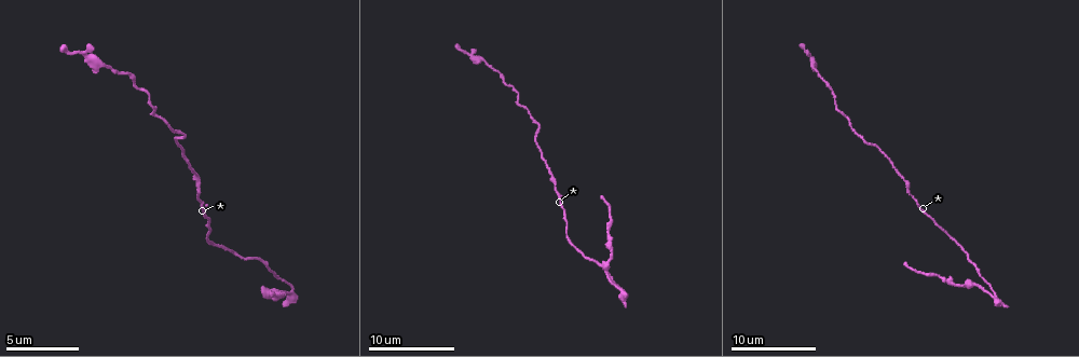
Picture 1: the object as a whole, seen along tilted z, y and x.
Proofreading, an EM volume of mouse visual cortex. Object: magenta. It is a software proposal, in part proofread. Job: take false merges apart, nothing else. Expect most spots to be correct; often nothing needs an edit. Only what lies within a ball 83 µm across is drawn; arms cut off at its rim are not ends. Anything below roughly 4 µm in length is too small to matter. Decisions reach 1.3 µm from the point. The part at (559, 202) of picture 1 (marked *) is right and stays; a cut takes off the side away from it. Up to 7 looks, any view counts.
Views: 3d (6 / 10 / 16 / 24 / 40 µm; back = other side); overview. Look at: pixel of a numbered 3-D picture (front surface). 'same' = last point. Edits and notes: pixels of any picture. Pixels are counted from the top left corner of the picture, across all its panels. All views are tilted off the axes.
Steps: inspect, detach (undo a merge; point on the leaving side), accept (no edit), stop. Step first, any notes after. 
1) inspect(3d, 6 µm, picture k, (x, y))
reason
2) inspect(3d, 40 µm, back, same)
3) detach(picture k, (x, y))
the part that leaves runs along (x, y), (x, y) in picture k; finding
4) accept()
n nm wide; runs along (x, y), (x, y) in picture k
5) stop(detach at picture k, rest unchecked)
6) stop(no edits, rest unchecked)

inspect(3d, 10 µm, picture 1, (192, 173))
calibre changes

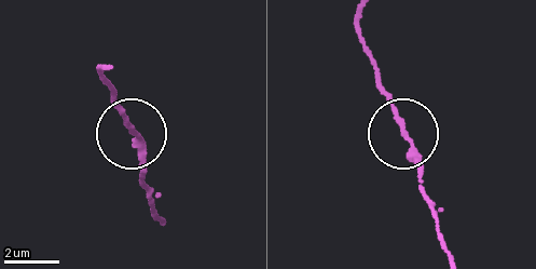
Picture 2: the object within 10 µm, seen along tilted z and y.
accept()
runs along (435, 227), (422, 159), (368, 57) in picture 2; one cell here

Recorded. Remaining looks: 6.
inspect(3d, 6 µm, picture 1, (608, 227))
thick turns thin

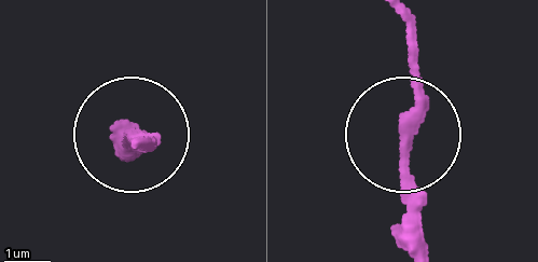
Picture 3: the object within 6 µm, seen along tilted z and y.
accept()
runs along (413, 248), (418, 25) in picture 3; one cell here

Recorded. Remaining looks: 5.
inspect(3d, 10 µm, picture 1, (473, 58))
thin arm on a thick one

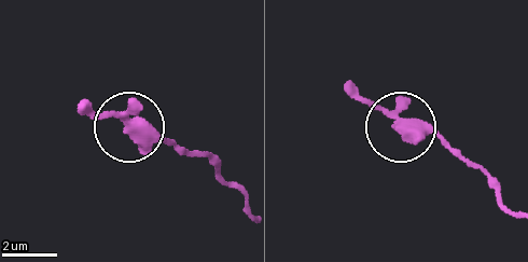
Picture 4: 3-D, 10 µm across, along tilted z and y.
inspect(3d, 10 µm, back, picture 4, (402, 123))
other side

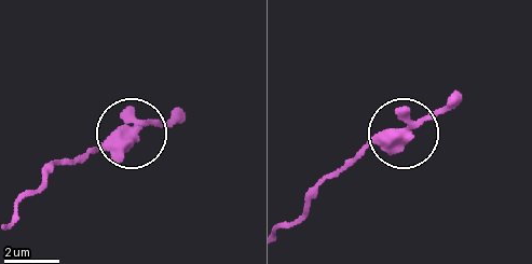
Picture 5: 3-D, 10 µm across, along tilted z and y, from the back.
accept()
3 arms; runs along (15, 213), (51, 164), (180, 119) in picture 5; all the same cell

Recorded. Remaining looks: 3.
inspect(3d, 10 µm, picture 1, (831, 93))
calibre changes

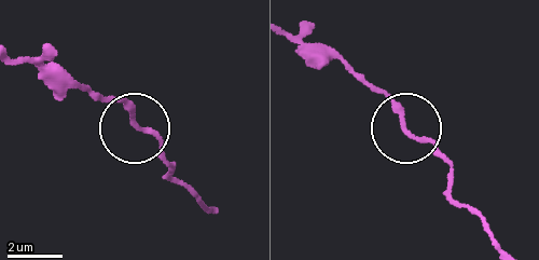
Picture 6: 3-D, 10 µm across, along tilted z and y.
inspect(3d, 6 µm, picture 6, (409, 131))
zoom in

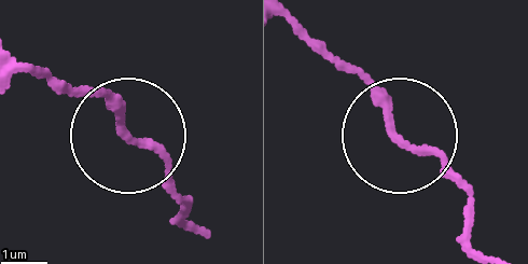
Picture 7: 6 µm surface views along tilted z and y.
accept()
150 nm wide; runs along (195, 221), (110, 95), (71, 82) in picture 7; one cell here

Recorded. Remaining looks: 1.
stop(no edits, rest unchecked)

